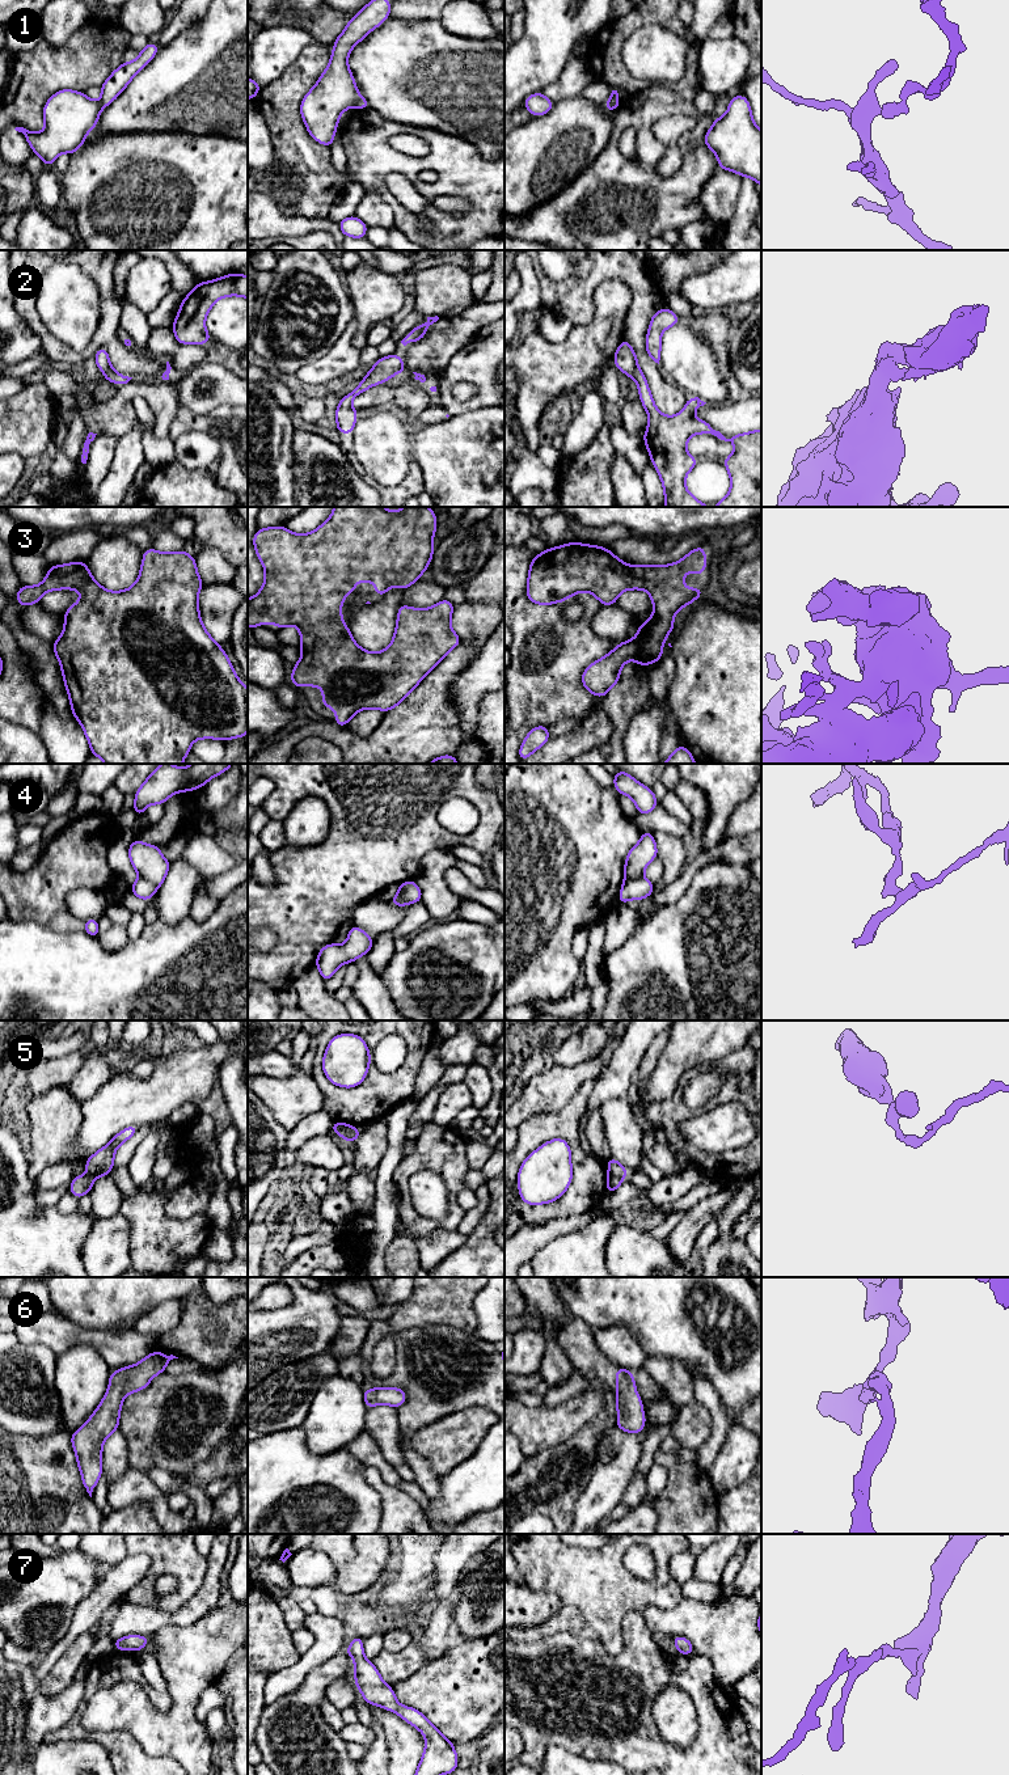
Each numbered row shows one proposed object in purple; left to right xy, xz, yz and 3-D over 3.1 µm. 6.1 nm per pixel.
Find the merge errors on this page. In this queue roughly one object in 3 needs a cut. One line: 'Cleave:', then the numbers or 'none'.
Cleave: 1, 4, 5

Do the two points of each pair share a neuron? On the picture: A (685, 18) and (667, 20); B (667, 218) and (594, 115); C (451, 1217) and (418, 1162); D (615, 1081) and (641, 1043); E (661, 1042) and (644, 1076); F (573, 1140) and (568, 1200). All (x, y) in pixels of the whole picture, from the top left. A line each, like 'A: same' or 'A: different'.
A: different
B: different
C: same
D: same
E: same
F: same

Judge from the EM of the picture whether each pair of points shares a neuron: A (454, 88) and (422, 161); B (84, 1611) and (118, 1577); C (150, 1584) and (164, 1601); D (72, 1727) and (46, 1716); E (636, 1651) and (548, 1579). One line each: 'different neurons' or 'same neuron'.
A: different neurons
B: same neuron
C: same neuron
D: different neurons
E: different neurons

